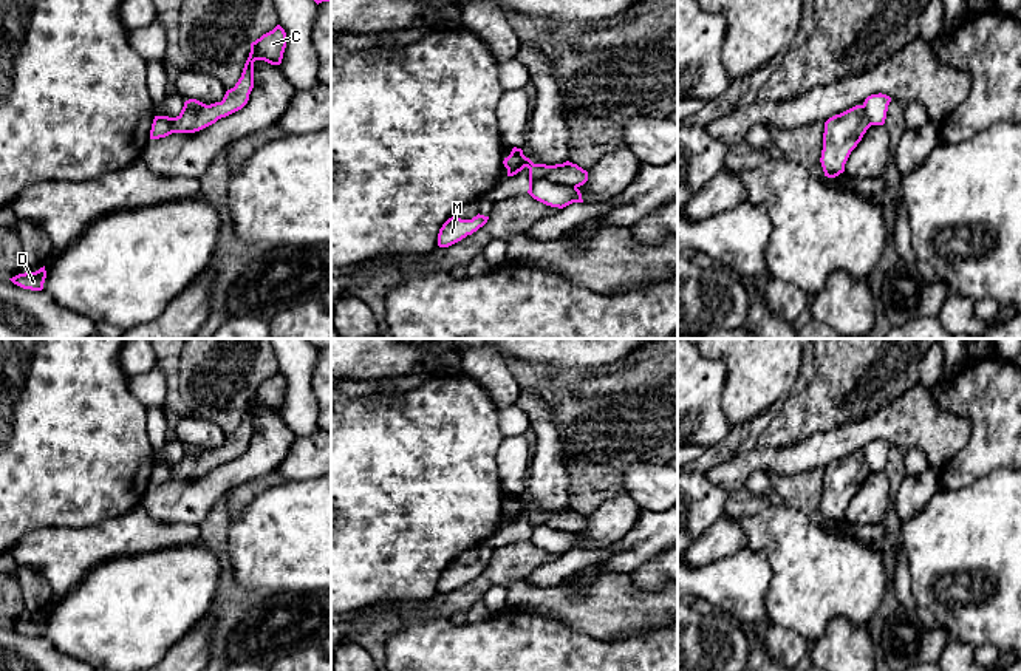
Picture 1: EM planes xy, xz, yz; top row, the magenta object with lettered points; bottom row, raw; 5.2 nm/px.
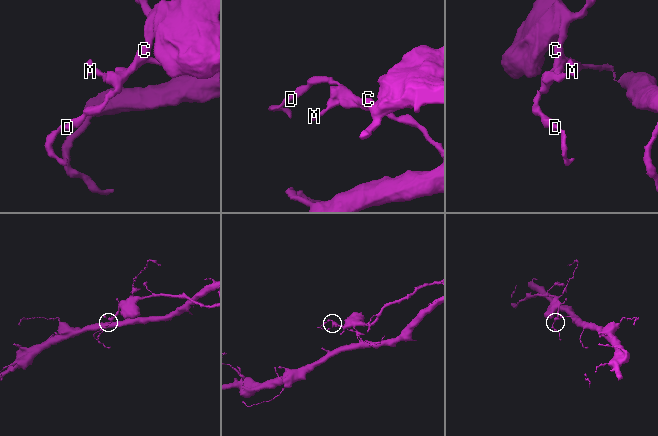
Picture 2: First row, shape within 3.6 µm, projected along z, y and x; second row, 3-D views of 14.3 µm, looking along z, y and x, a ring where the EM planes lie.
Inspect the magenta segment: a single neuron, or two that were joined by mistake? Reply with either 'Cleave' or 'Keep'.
Cleave

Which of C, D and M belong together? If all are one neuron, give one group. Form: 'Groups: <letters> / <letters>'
Groups: C D / M

